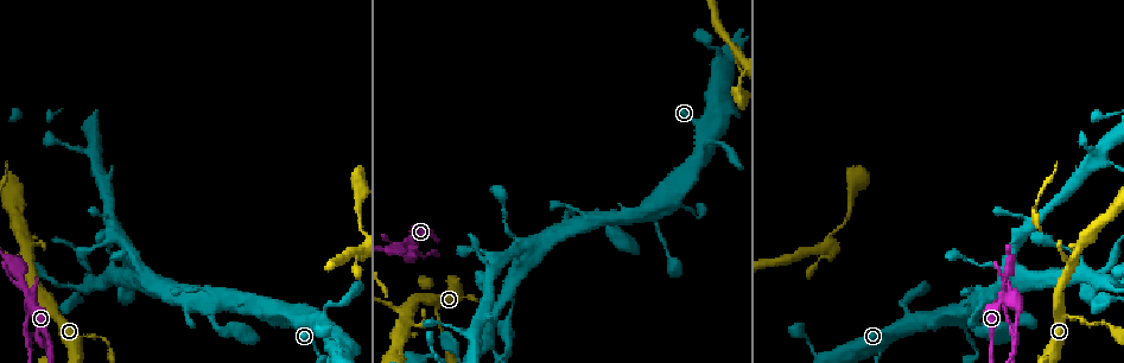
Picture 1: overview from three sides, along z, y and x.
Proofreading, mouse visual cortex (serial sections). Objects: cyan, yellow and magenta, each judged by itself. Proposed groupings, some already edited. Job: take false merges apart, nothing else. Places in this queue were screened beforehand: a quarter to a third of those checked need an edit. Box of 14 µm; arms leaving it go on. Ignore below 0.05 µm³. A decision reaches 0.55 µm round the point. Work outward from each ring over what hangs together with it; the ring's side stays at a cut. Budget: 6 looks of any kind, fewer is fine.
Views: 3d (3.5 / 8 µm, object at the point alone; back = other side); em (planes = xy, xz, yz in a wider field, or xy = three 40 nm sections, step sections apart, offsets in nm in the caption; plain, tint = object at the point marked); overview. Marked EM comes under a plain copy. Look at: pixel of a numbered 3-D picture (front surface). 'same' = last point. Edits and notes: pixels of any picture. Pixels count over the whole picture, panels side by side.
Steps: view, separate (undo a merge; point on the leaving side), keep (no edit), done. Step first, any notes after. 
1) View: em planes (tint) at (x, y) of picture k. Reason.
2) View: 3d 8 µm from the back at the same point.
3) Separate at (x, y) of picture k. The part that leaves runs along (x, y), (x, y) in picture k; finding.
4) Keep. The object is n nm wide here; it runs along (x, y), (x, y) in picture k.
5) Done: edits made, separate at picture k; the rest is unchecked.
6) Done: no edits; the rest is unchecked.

View: 3d 3.5 µm at (408, 312) of picture 1. A fork.

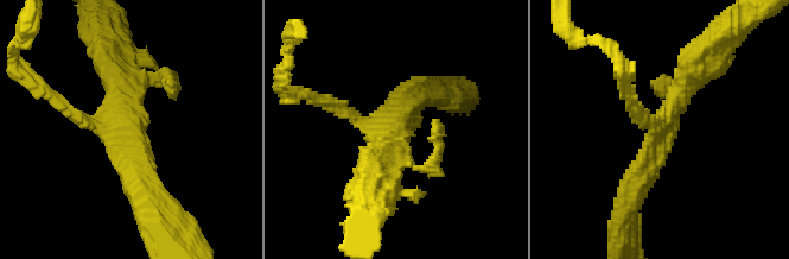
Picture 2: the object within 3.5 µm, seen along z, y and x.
View: em planes (tint) at (129, 129) of picture 2. 3 arms meet here; the arms are 150, 350, 350 nm wide; shape alone is not enough.

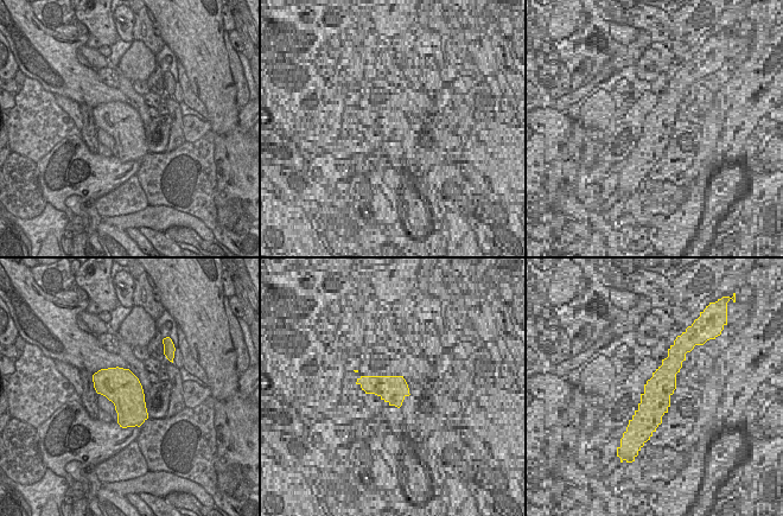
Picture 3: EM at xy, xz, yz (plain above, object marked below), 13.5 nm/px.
Separate at (328, 99) of picture 2. The part that leaves runs along (355, 118), (322, 99), (297, 96), (297, 102) in picture 2; a second cell is stuck on.

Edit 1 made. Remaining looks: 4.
View: overview. Redraw.

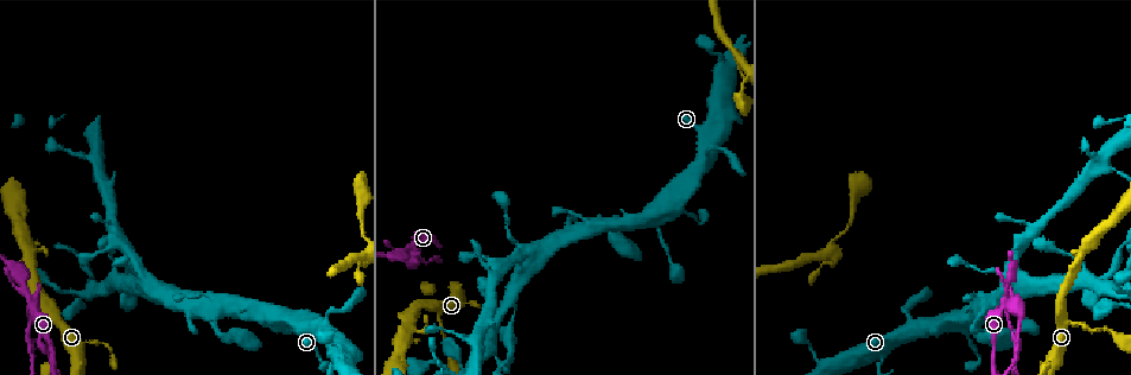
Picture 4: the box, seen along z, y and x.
View: 3d 3.5 µm at (145, 284) of picture 4.

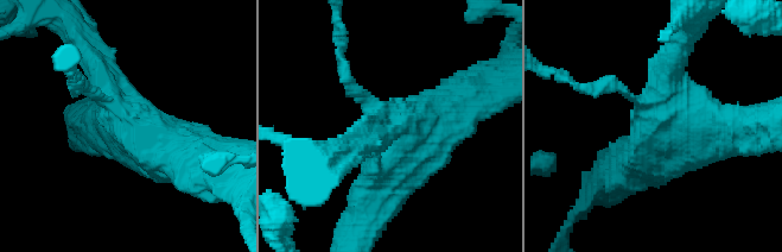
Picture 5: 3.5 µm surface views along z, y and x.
Keep. It runs along (478, 93), (417, 130), (380, 196) in picture 5; all the same cell.

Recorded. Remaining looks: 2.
Done: edits made, separate at picture 2; the rest is unchecked.

